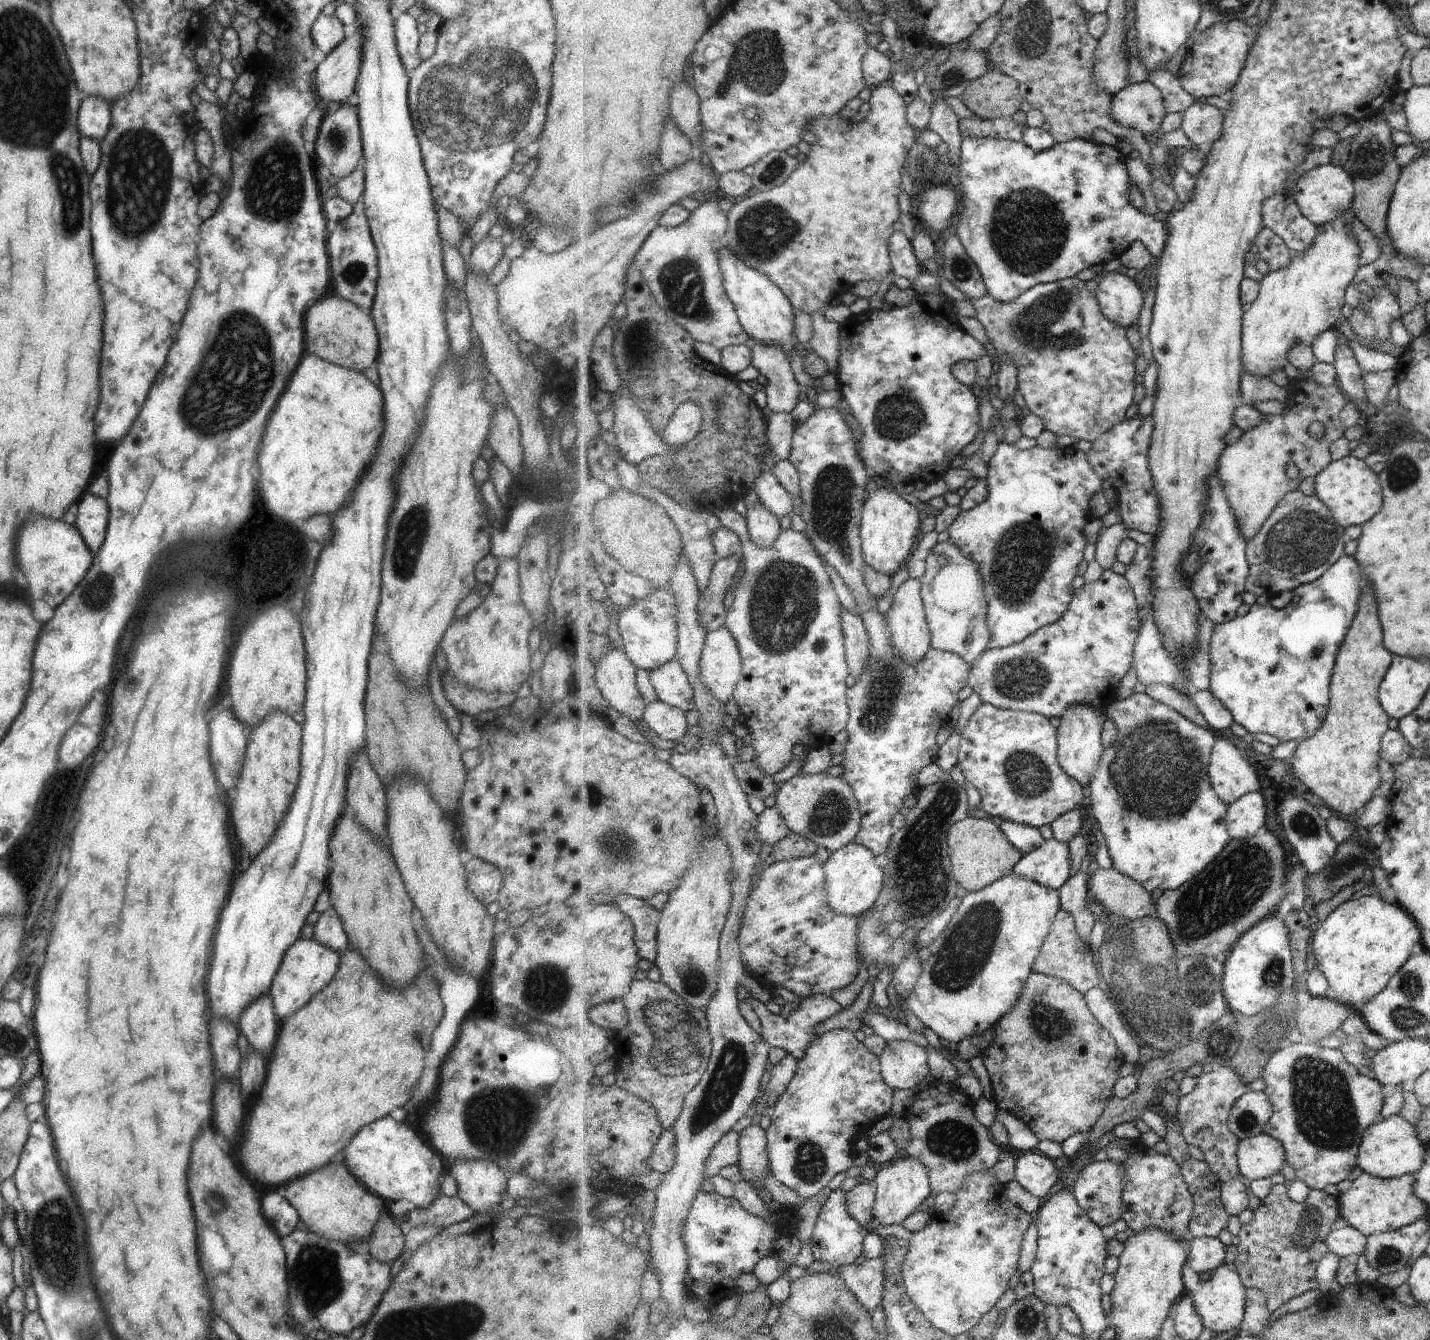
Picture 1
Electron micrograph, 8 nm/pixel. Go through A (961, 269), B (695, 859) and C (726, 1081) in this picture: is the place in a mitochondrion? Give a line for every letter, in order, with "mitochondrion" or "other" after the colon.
A: mitochondrion
B: other
C: mitochondrion

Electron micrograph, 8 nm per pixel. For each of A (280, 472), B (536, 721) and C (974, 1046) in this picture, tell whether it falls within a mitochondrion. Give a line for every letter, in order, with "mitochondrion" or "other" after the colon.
A: other
B: other
C: other

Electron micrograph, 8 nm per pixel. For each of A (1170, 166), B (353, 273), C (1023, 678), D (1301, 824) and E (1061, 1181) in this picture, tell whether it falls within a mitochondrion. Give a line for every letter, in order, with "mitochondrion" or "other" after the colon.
A: other
B: mitochondrion
C: mitochondrion
D: mitochondrion
E: other

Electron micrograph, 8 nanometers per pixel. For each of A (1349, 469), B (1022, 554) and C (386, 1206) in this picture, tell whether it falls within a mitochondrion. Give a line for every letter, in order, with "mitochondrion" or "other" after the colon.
A: other
B: mitochondrion
C: other

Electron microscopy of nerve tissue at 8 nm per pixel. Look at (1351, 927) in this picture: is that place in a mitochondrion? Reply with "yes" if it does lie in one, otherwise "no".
no

